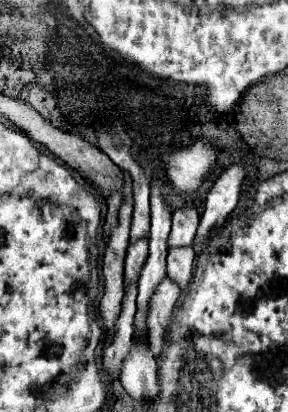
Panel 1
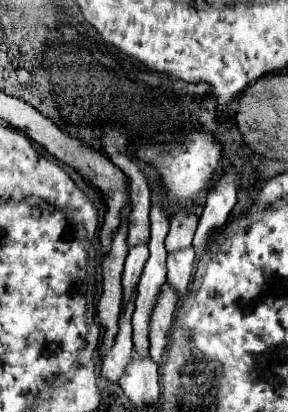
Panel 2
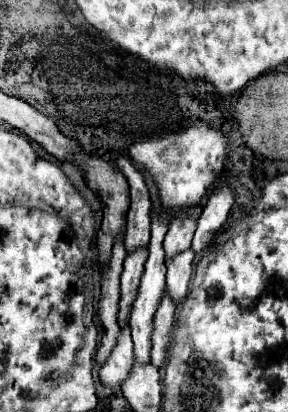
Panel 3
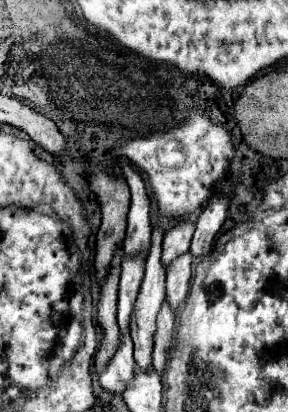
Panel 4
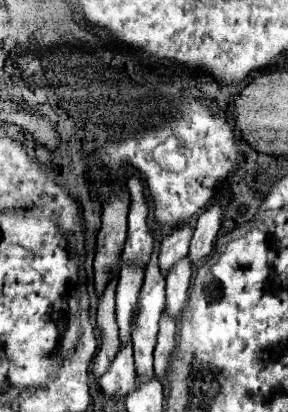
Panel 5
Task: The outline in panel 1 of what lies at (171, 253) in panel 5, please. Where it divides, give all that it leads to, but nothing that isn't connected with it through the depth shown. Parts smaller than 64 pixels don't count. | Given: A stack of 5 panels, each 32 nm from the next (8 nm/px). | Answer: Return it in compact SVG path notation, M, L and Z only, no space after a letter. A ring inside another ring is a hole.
M182 206L174 210L172 216L172 232L168 238L168 246L188 246L192 244L198 230L200 214L196 206Z

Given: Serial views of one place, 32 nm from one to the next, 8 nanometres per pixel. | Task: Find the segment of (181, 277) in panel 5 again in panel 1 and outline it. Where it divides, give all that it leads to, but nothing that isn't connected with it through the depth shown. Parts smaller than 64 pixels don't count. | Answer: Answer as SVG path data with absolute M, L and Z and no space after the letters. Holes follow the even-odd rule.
M184 246L184 248L168 248L168 276L184 288L188 280L192 278L192 268L194 268L194 248Z

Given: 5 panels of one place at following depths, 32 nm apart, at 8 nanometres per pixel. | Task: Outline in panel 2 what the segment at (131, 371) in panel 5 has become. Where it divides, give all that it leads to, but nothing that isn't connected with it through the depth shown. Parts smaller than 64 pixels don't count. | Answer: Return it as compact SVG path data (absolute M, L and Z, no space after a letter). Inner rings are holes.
M134 296L124 306L124 312L118 320L118 334L114 346L106 352L102 360L102 376L110 382L118 382L124 374L124 368L132 354L132 312L134 312Z

